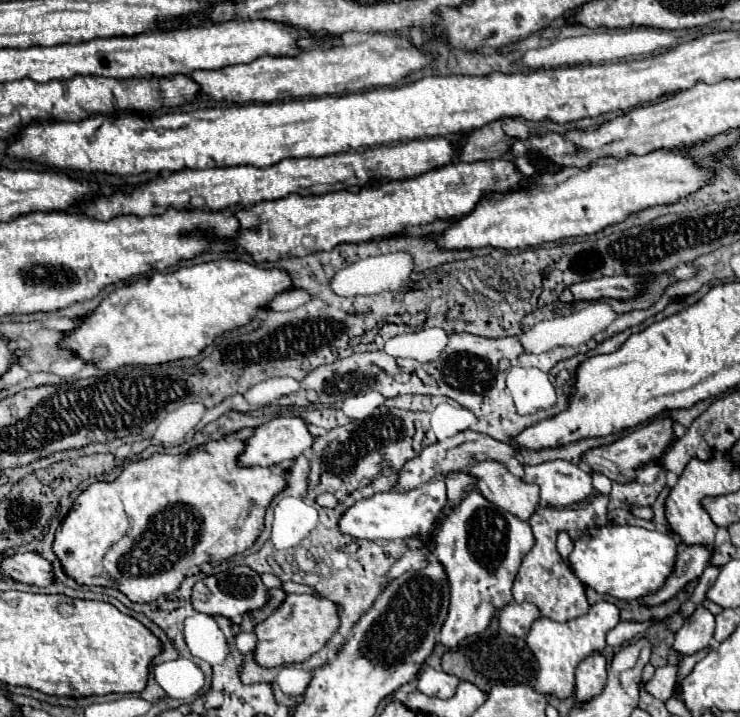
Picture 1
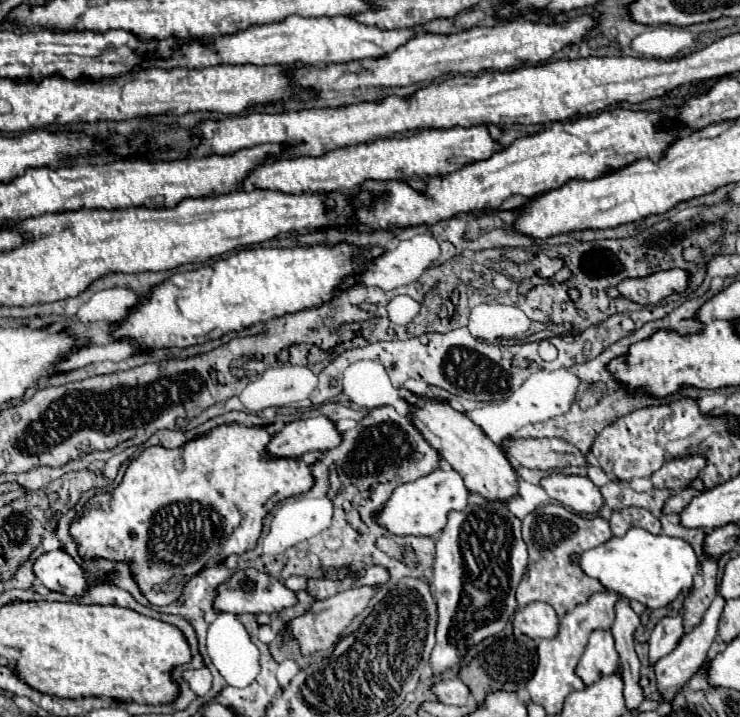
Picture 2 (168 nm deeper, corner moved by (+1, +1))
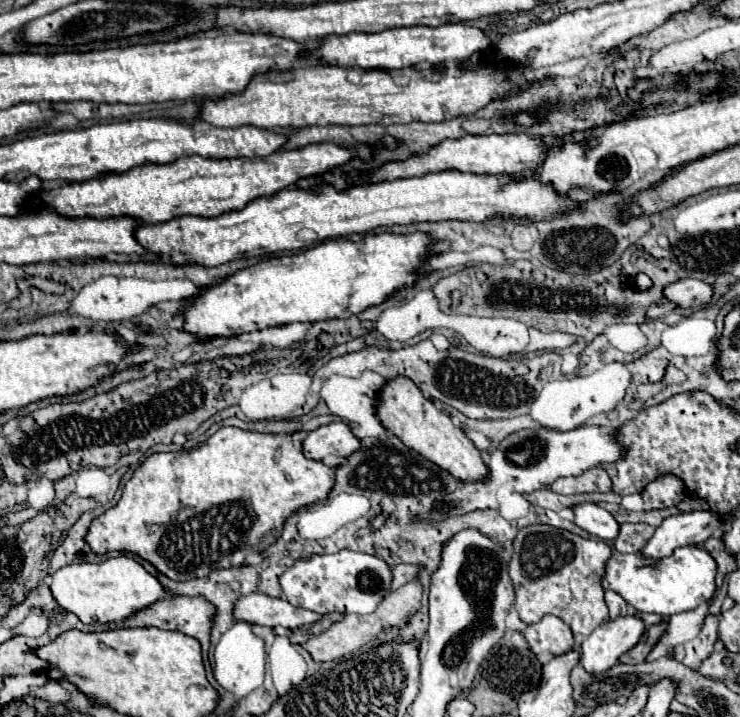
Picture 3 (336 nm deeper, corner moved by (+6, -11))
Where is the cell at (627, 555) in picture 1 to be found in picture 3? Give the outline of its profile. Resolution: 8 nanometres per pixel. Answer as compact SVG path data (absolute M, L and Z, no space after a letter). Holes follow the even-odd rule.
M699 546L677 548L671 556L659 560L643 554L613 552L605 564L601 586L621 594L637 612L671 616L685 610L695 610L699 604L709 602L715 592L715 568L715 560Z

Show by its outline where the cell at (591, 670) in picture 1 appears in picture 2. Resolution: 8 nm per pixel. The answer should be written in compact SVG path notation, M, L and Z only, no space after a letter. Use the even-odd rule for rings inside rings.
M594 630L588 646L578 662L576 674L586 686L600 678L606 678L618 670L618 652L614 648L614 636L610 630Z

